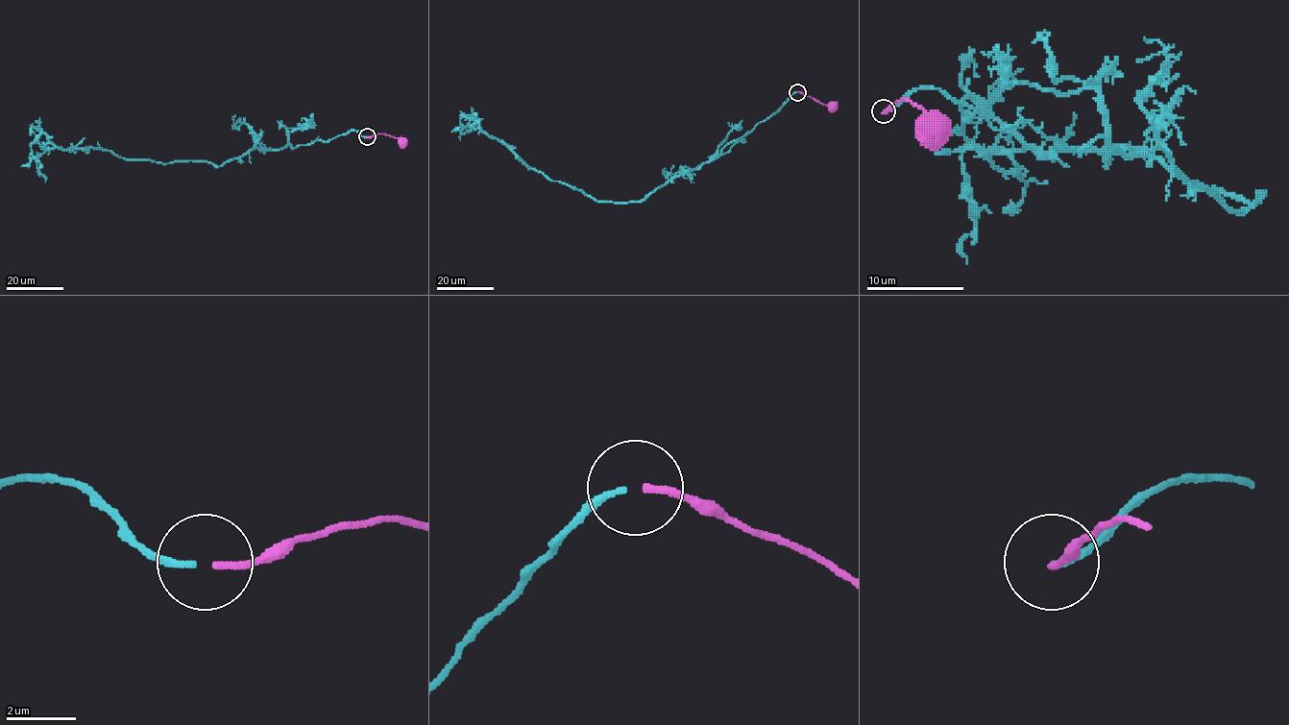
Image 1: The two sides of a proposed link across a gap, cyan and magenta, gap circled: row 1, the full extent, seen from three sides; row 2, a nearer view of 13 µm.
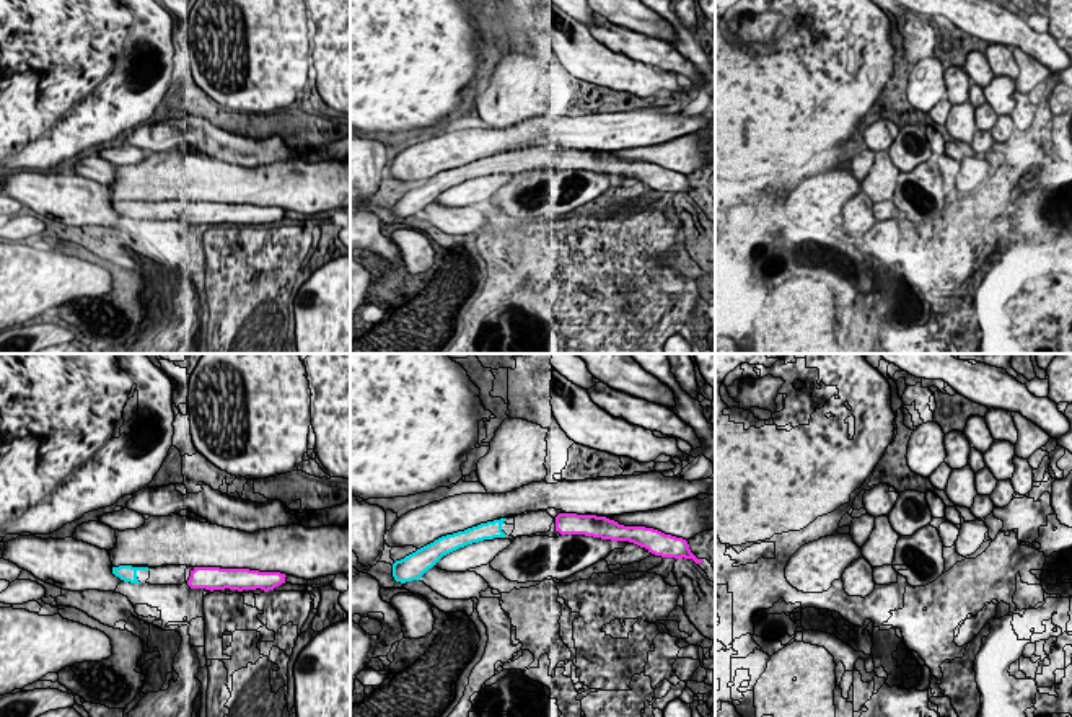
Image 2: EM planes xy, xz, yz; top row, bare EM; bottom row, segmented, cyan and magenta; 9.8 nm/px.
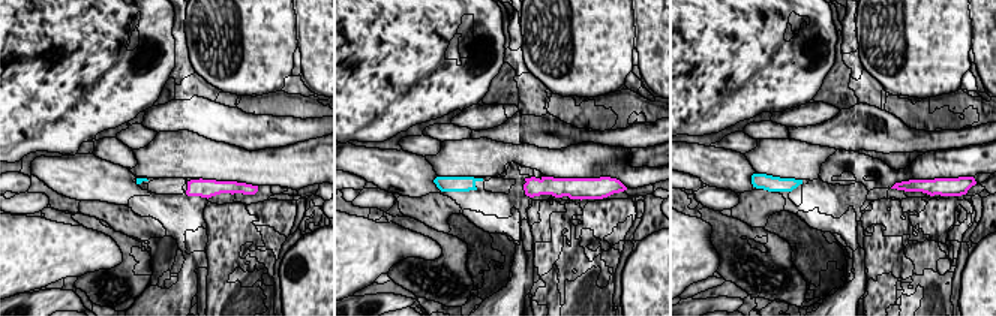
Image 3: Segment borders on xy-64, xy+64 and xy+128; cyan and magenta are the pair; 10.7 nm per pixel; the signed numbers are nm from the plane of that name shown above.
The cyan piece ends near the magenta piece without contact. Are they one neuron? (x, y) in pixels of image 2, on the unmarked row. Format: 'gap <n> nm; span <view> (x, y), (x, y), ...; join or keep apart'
gap 400 nm; span xy (149, 204), (188, 215); join

